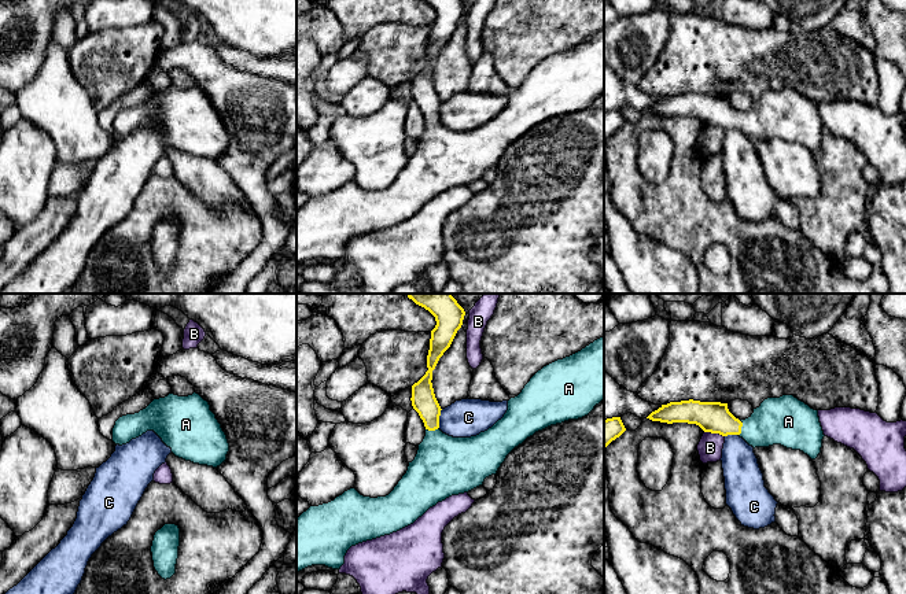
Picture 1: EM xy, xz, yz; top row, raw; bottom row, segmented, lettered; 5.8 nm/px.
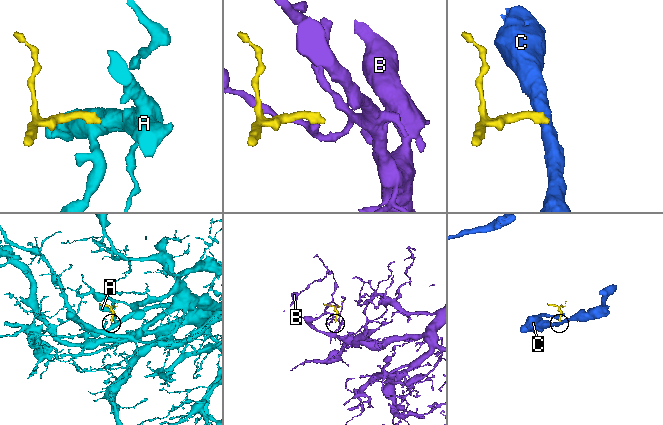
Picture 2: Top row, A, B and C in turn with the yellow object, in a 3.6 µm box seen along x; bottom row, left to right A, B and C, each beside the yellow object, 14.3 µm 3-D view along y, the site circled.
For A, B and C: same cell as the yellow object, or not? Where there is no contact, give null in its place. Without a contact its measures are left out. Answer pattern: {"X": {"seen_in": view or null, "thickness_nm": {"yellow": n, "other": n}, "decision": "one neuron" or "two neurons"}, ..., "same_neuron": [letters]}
{"A": {"seen_in": "yz", "thickness_nm": {"yellow": 180, "other": 280}, "decision": "one neuron"}, "B": {"seen_in": "yz", "thickness_nm": {"yellow": 180, "other": 140}, "decision": "two neurons"}, "C": {"seen_in": "xz", "thickness_nm": {"yellow": 140, "other": 220}, "decision": "two neurons"}, "same_neuron": ["A"]}

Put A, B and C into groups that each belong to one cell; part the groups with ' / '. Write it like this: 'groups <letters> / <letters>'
groups A / B / C

